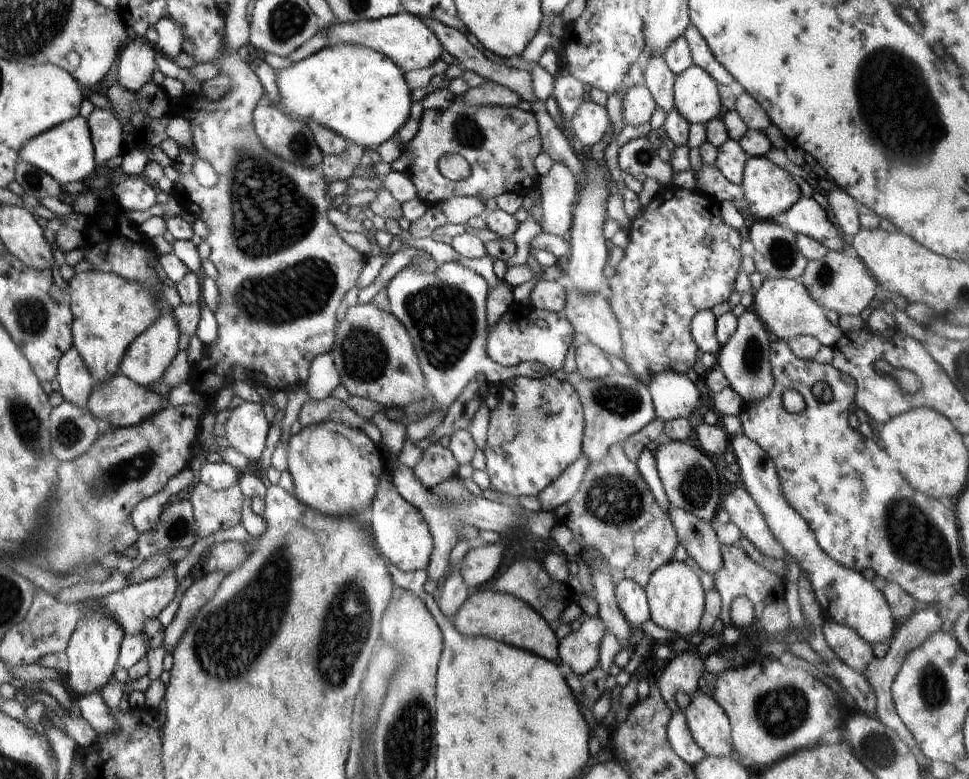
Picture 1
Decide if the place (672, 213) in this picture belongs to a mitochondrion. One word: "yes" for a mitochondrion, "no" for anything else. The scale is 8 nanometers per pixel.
no

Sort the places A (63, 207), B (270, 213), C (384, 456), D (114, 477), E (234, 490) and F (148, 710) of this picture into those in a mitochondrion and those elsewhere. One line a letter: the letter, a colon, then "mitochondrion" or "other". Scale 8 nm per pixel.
A: other
B: mitochondrion
C: other
D: mitochondrion
E: other
F: other

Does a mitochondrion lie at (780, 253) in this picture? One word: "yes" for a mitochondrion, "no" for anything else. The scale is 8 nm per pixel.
yes

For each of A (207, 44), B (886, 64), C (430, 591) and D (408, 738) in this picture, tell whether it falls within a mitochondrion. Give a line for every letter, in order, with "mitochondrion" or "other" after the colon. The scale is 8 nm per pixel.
A: other
B: mitochondrion
C: other
D: mitochondrion

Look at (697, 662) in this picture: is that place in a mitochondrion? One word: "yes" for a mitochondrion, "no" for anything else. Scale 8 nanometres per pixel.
no

